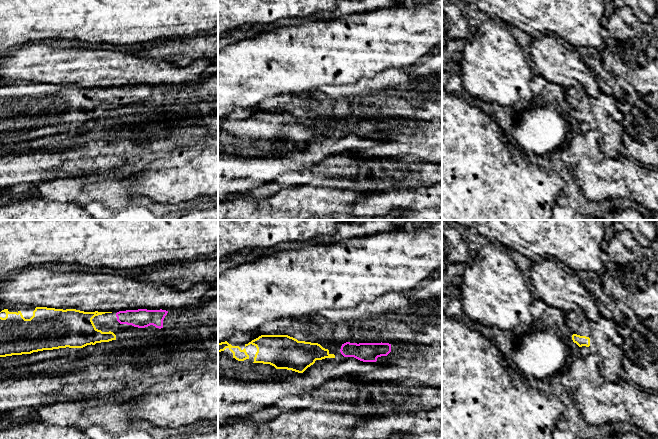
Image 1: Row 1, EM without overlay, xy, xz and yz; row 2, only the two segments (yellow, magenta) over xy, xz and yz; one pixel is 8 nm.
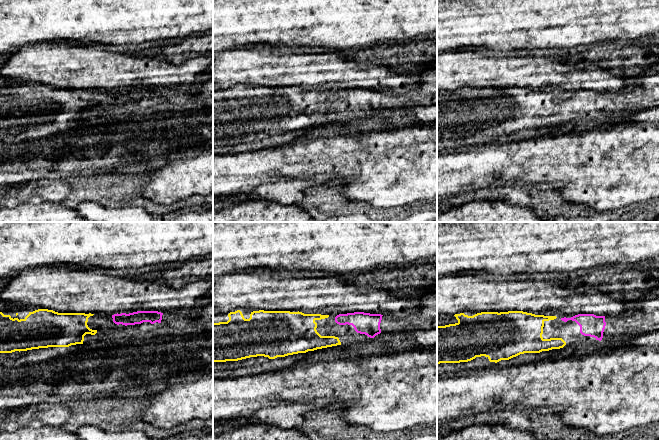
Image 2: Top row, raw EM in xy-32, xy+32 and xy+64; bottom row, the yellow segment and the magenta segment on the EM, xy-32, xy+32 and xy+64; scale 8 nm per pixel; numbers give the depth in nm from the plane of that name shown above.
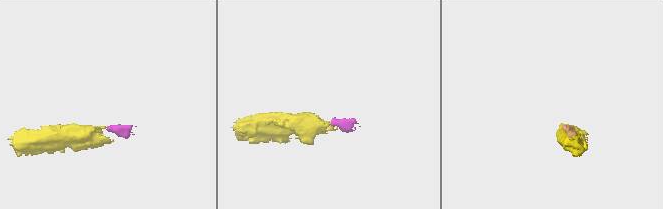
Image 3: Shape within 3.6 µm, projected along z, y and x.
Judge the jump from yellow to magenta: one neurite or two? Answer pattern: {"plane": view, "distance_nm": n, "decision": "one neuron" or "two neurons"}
{"plane": "xy", "distance_nm": 40, "decision": "one neuron"}

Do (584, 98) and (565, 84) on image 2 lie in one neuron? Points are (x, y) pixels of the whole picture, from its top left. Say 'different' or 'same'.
different

